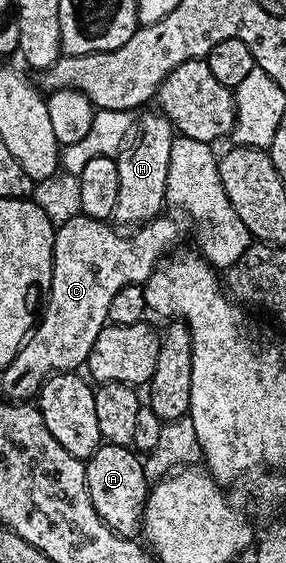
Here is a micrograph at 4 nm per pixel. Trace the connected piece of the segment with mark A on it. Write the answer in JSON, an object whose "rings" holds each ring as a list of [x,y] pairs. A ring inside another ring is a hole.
{"rings":[[[105,442],[92,454],[89,460],[85,461],[86,481],[88,482],[88,496],[96,513],[103,519],[103,522],[118,533],[121,537],[133,537],[142,527],[142,515],[146,509],[146,498],[150,495],[151,485],[146,484],[148,473],[143,457],[133,447],[125,448]]]}

